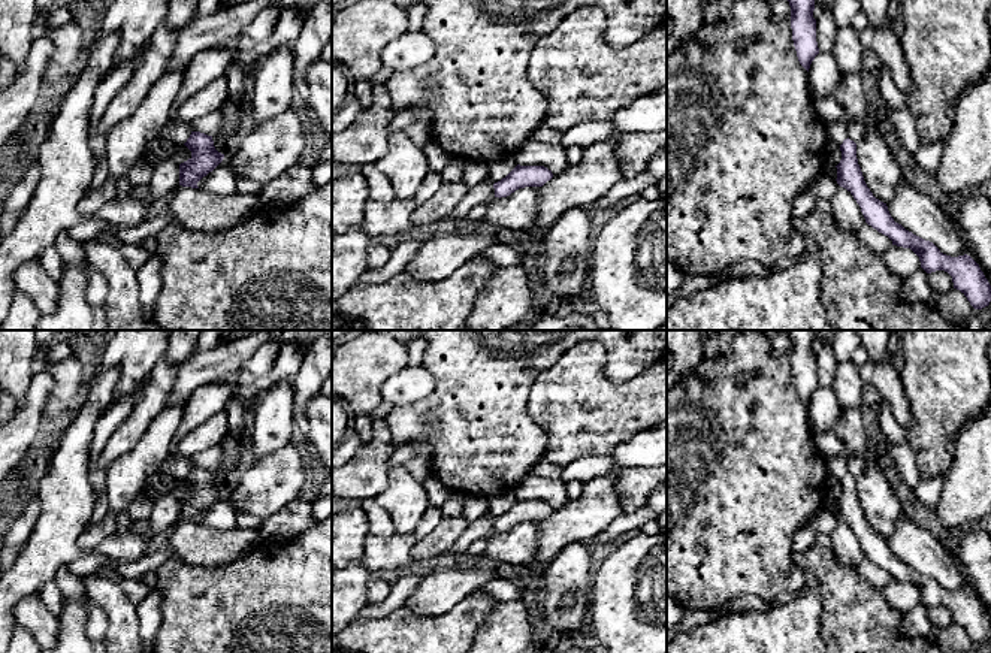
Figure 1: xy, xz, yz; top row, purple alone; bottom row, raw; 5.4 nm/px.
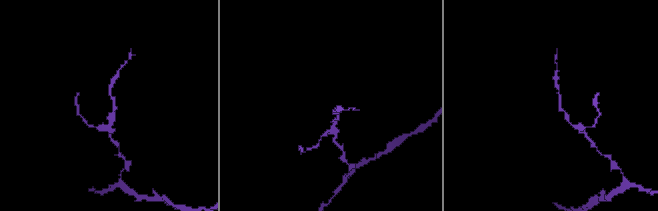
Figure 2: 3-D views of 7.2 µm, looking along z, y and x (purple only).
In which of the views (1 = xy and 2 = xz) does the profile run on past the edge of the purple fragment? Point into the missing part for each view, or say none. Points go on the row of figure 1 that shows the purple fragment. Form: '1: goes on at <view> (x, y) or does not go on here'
1: does not go on here
2: does not go on here

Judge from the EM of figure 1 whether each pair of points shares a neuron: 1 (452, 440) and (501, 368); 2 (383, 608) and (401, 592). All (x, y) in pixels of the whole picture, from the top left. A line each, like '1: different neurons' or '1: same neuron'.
1: same neuron
2: same neuron

